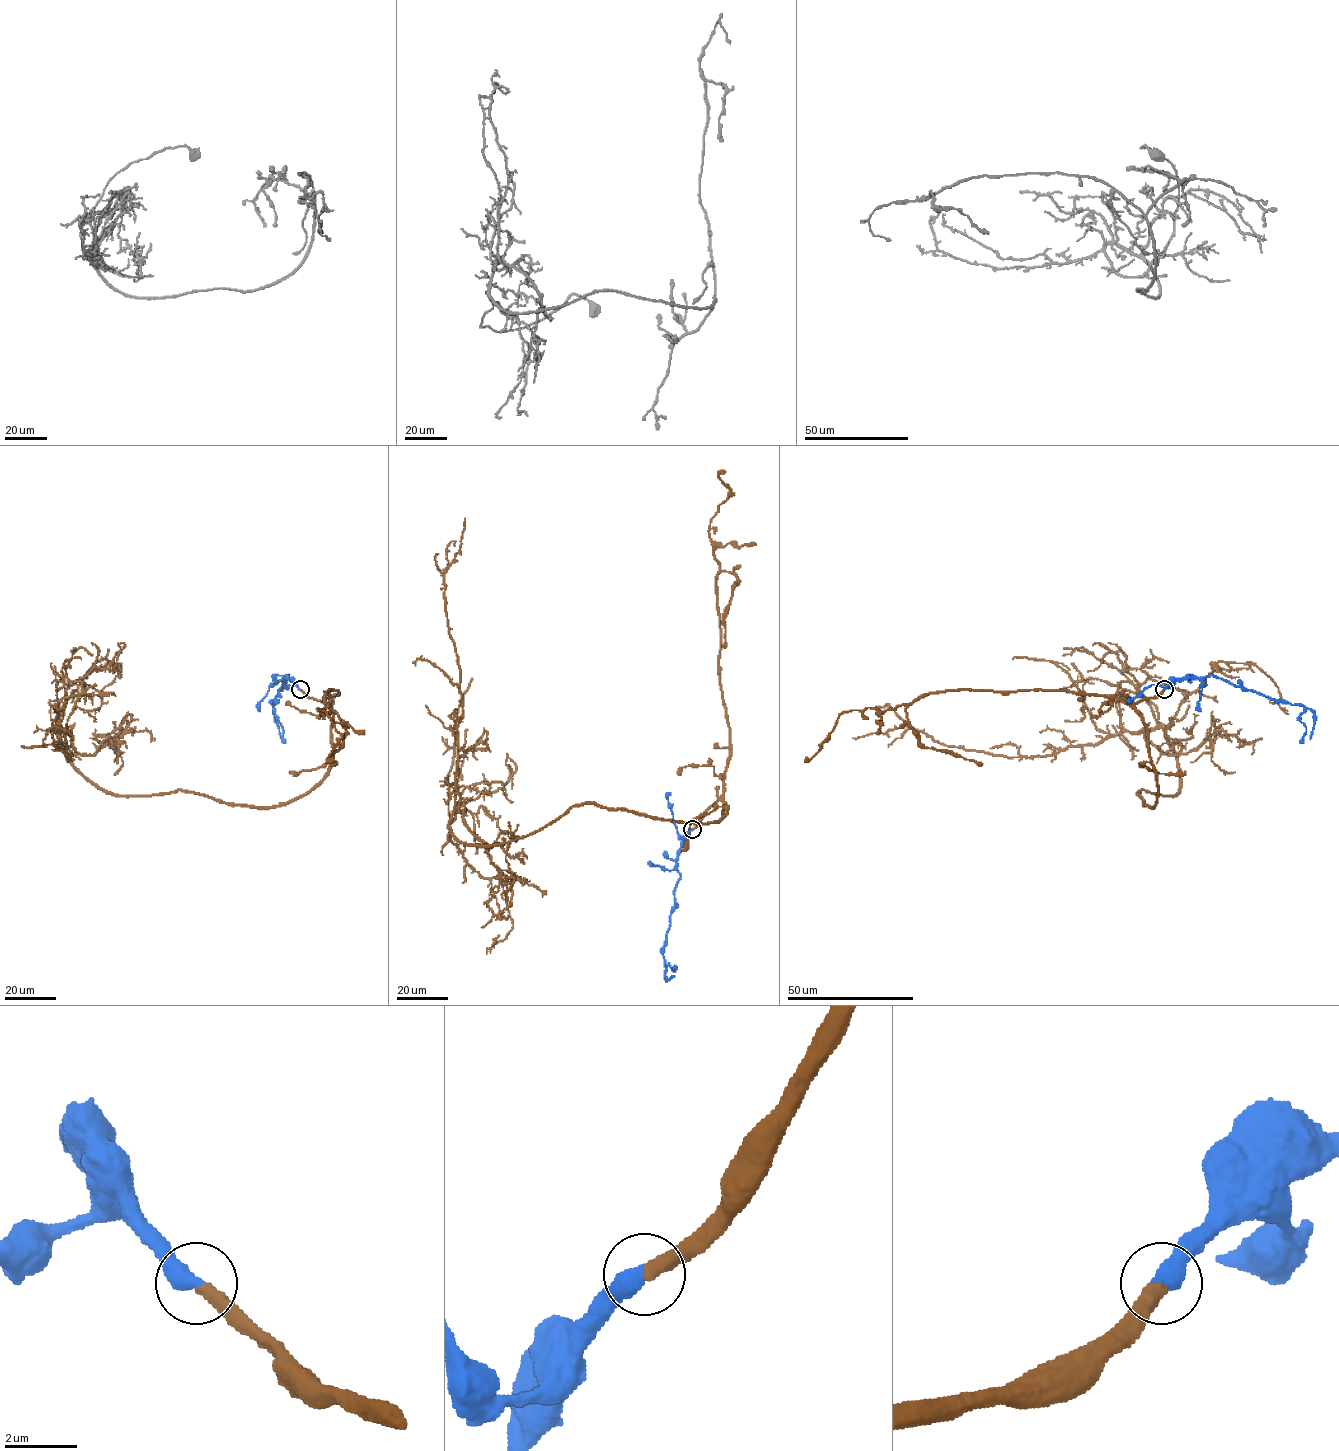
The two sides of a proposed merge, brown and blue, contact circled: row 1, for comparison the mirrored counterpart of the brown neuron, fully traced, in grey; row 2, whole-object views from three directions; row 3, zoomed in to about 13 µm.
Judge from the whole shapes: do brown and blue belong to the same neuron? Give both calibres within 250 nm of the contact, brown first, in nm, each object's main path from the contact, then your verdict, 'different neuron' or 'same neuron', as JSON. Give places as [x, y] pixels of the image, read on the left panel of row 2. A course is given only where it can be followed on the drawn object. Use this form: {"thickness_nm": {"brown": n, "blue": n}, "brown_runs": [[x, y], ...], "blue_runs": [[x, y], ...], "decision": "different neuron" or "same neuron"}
{"thickness_nm": {"brown": 400, "blue": 550}, "brown_runs": [[300, 690], [333, 714], [332, 762], [270, 807], [106, 793], [52, 727], [73, 738]], "blue_runs": [[300, 689], [285, 678], [289, 675], [272, 702], [283, 729], [285, 743]], "decision": "same neuron"}

